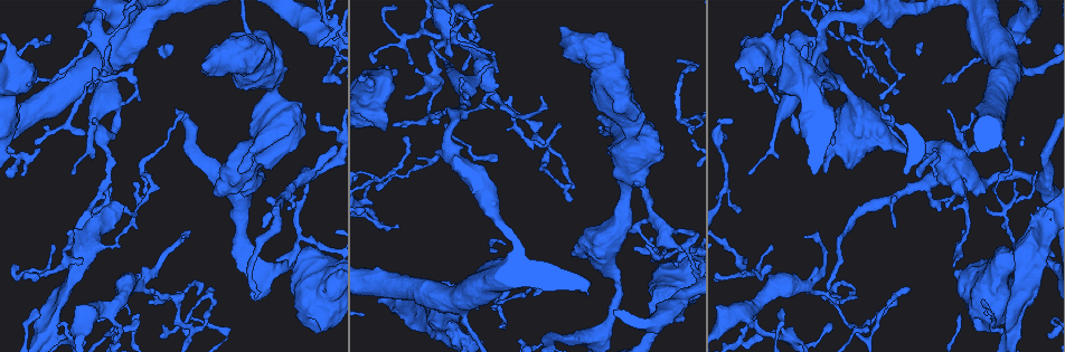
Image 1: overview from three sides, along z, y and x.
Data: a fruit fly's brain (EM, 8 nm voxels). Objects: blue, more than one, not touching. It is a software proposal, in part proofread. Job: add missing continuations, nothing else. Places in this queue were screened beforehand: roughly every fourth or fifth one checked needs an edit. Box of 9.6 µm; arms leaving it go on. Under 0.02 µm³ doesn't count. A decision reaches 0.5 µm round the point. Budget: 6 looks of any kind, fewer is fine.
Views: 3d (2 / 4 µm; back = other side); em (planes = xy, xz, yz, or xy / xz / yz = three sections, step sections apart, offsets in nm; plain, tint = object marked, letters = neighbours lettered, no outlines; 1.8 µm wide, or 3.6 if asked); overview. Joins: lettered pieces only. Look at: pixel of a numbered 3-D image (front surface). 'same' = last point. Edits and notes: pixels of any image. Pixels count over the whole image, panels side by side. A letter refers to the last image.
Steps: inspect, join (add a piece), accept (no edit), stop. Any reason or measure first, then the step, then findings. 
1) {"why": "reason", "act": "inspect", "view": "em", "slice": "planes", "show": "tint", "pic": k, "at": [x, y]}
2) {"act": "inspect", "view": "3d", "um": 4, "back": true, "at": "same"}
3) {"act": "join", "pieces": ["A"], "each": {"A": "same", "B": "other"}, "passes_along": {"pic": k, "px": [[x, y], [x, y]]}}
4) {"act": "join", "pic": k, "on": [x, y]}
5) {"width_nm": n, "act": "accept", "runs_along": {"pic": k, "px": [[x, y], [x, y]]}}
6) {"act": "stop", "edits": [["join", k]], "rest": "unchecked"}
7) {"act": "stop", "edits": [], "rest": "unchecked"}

{"why": "arms part here", "act": "inspect", "view": "3d", "um": 4, "pic": 1, "at": [410, 303]}

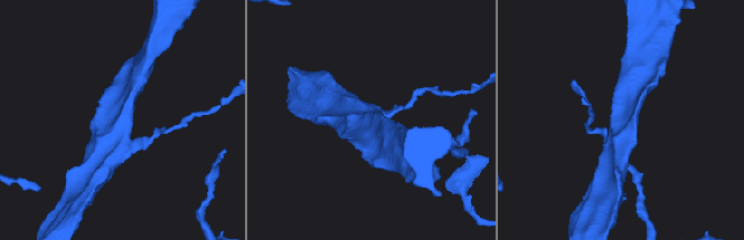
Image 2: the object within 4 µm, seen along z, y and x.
{"act": "inspect", "view": "em", "slice": "xy", "step": 16, "show": "letters", "pic": 2, "at": [621, 125]}

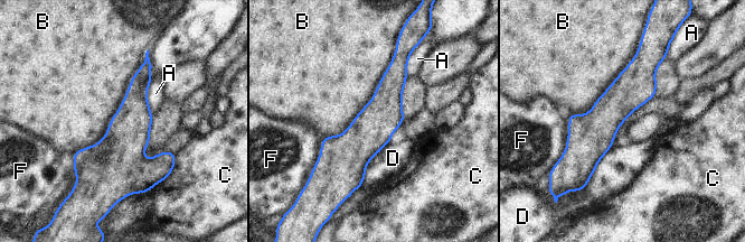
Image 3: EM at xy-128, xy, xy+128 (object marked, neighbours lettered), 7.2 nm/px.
{"act": "accept", "each": {"A": "other", "B": "other", "C": "other", "D": "other", "F": "other"}, "runs_along": {"pic": 3, "px": [[397, 62], [350, 187]]}, "found": "none of them fits"}

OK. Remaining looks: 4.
{"why": "free end", "act": "inspect", "view": "em", "slice": "yz", "step": 16, "show": "letters", "pic": 1, "at": [734, 63]}

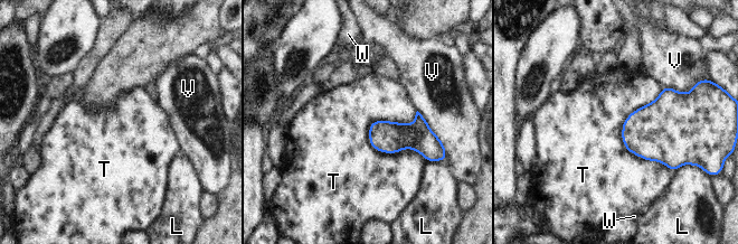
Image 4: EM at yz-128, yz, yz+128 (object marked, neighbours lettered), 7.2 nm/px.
{"act": "accept", "each": {"L": "other", "T": "other", "V": "other", "W": "other"}, "border": {"pic": 4, "px": [[369, 123], [374, 148], [426, 161]]}, "found": "none of them fits"}

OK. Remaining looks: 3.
{"why": "free end", "act": "inspect", "view": "3d", "um": 4, "back": true, "pic": 1, "at": [795, 134]}

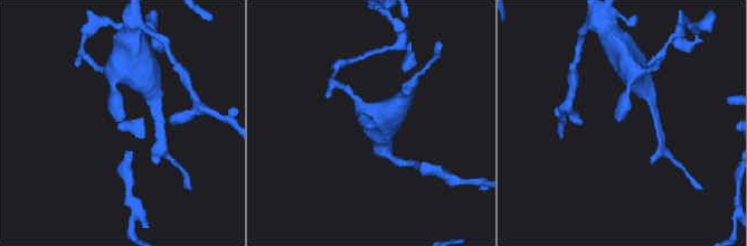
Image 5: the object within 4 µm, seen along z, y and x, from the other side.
{"act": "inspect", "view": "em", "um": 3.6, "slice": "planes", "show": "letters", "pic": 5, "at": [121, 120]}

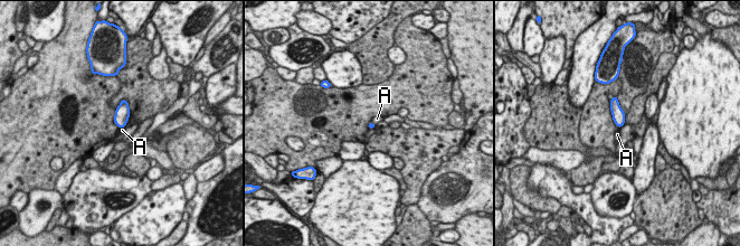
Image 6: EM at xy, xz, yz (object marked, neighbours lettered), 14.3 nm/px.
{"act": "accept", "each": {"A": "other"}, "border": {"pic": 6, "px": [[371, 121], [375, 124]]}, "found": "none of them fits"}

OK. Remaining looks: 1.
{"act": "stop", "edits": [], "rest": "unchecked"}

